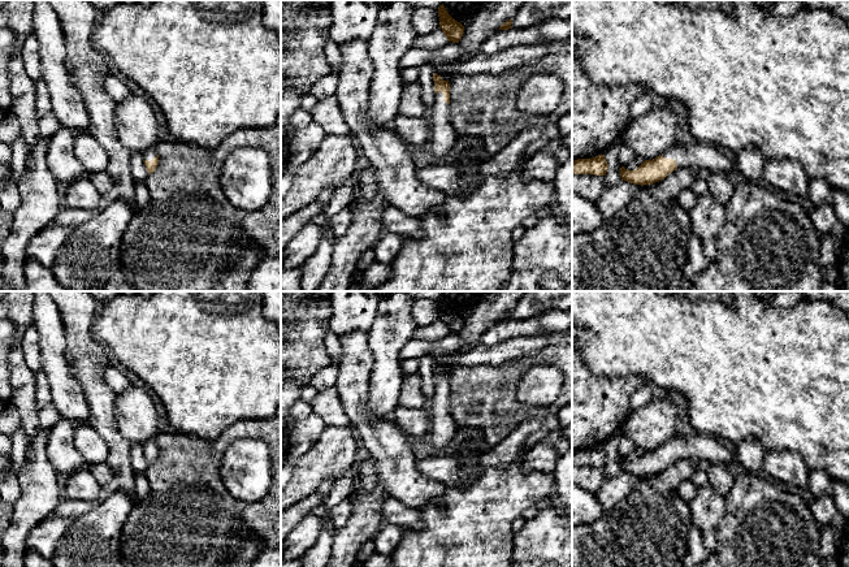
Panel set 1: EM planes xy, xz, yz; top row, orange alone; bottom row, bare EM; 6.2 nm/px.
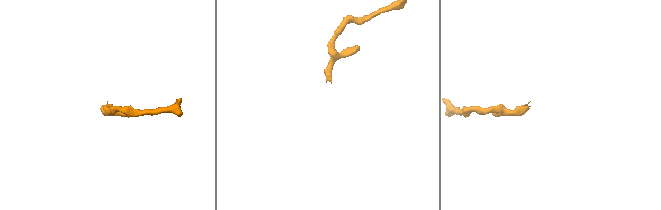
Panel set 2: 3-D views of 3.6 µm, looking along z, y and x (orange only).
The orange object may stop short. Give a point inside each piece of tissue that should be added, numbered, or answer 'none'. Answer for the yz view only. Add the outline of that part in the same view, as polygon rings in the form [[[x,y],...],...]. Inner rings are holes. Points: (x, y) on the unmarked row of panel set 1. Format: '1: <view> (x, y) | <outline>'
1: yz (706, 449) | [[[702,433],[675,436],[662,445],[666,450],[673,450],[677,459],[696,458],[703,464],[723,464],[731,467],[738,464],[735,454],[728,451],[718,438]]]

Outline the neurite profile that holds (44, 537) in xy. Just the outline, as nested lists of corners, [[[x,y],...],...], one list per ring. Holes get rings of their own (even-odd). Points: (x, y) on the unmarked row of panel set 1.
[[[49,515],[36,524],[25,541],[26,550],[36,551],[42,557],[51,559],[55,549],[65,536],[75,518],[64,515]]]

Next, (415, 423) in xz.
[[[398,406],[391,419],[408,437],[430,434],[430,412],[424,408],[412,410]]]

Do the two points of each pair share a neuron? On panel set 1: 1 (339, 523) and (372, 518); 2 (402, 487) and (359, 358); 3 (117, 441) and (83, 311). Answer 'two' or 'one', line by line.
1: two
2: one
3: one

